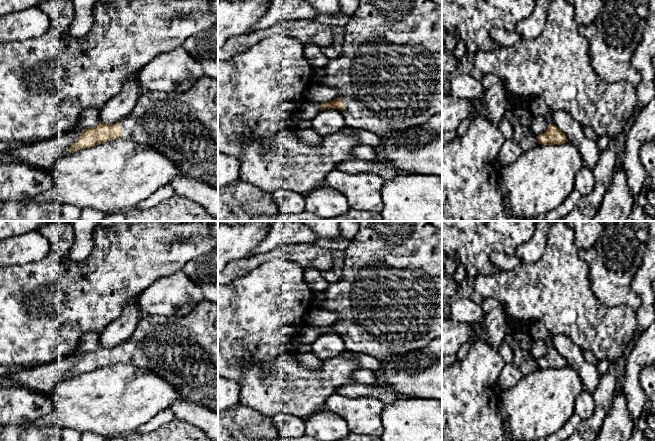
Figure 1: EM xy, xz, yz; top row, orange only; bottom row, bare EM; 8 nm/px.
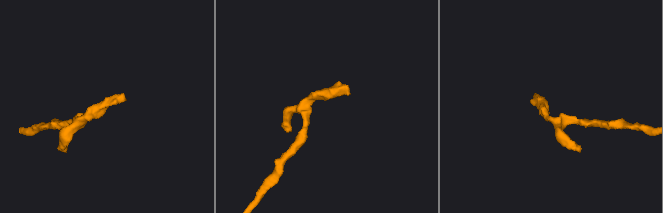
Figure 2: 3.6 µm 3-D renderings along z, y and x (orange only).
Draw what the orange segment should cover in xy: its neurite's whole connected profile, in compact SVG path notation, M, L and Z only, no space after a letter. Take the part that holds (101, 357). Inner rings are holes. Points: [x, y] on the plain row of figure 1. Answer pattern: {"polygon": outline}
{"polygon": "M207 299L200 301L188 314L171 318L165 316L141 316L133 335L114 348L100 347L96 351L83 354L80 361L69 372L74 377L107 365L123 363L135 365L154 372L170 383L180 394L180 399L199 403L218 412L218 331L215 320L218 304Z"}

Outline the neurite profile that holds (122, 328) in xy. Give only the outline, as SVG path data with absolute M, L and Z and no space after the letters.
M127 303L121 315L113 320L100 333L100 347L114 348L129 339L141 318L141 312L137 303Z

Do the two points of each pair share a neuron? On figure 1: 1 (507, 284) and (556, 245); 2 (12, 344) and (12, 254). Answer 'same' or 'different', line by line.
1: same
2: different

